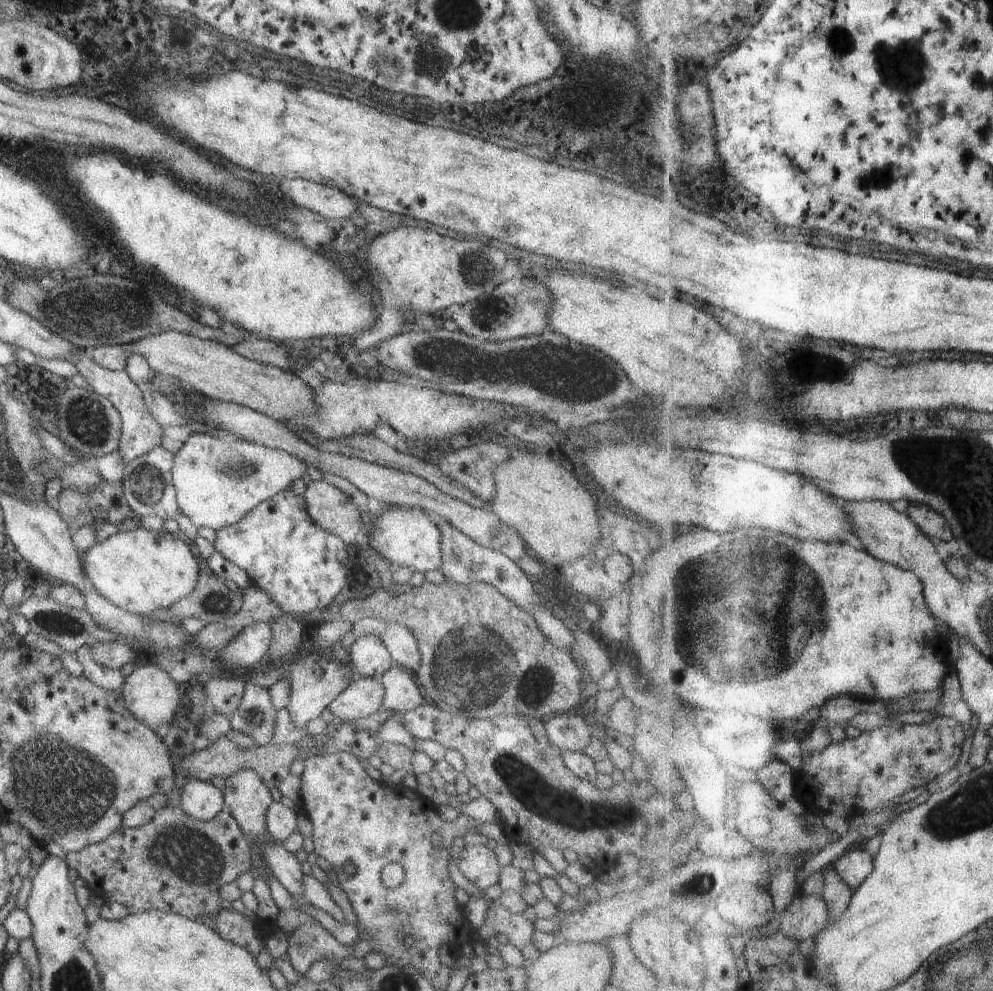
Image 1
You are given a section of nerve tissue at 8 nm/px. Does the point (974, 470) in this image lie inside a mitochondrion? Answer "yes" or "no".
yes

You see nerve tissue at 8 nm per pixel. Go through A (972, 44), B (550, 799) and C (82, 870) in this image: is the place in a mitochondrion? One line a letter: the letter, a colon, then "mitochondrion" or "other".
A: other
B: mitochondrion
C: other

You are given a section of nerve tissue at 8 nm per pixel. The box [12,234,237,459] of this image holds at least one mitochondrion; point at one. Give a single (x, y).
(86, 420)

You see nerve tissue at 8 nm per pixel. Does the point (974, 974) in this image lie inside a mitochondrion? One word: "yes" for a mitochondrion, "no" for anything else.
yes

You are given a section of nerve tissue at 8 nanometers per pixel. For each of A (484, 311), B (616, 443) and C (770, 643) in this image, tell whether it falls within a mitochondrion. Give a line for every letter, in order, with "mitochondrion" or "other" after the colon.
A: mitochondrion
B: other
C: mitochondrion

